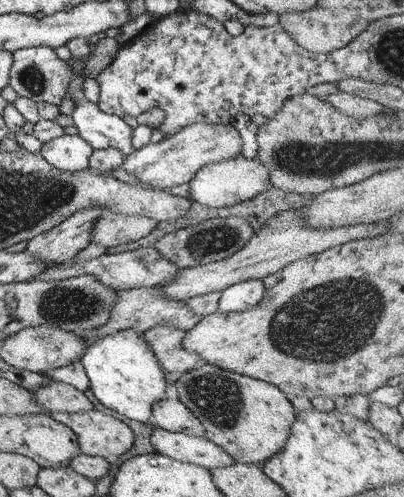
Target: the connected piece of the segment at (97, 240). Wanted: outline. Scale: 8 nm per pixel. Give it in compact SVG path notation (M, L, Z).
M108 212L96 220L90 242L113 250L120 245L140 242L158 226L158 223L153 218Z

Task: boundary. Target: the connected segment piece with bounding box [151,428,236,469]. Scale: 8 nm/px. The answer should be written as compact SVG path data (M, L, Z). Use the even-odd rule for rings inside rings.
M156 428L151 436L151 444L156 453L207 469L229 467L236 463L233 456L205 436L195 437Z

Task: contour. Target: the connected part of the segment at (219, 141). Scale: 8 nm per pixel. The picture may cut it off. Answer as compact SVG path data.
M194 123L156 144L148 143L144 148L135 150L124 159L121 168L144 184L163 189L189 183L203 166L237 157L242 152L243 138L231 123Z

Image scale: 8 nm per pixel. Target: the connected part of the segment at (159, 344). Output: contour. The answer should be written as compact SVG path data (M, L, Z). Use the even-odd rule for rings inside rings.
M160 325L144 332L158 362L166 372L185 373L198 364L200 355L183 347L186 331L172 325Z

